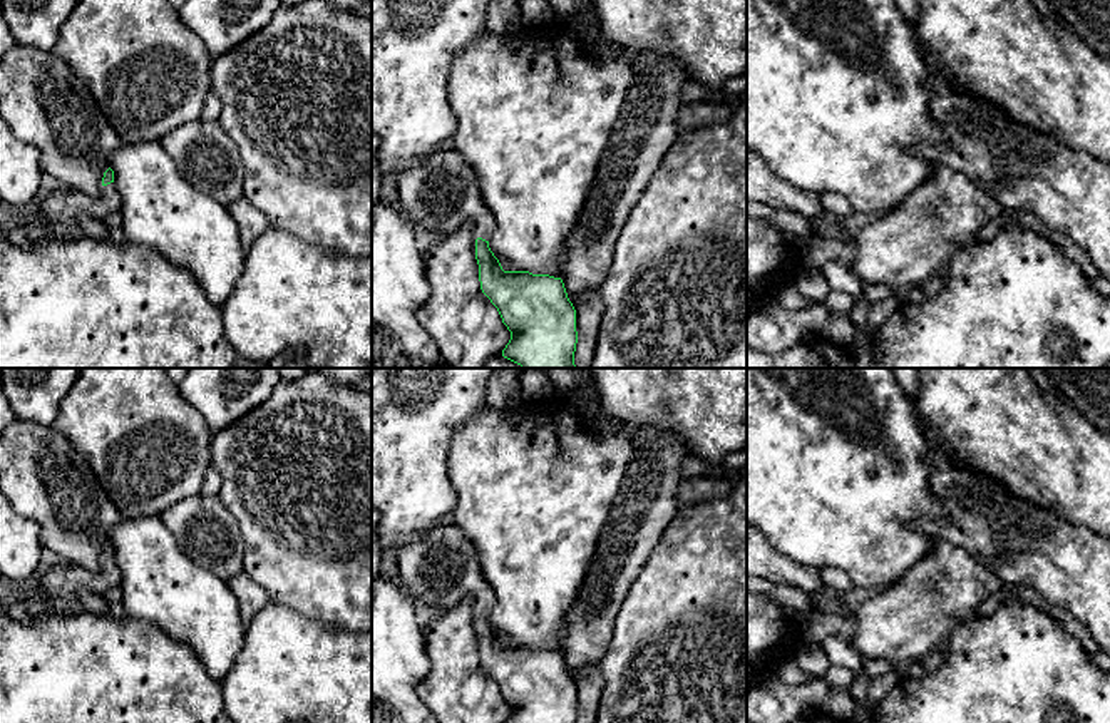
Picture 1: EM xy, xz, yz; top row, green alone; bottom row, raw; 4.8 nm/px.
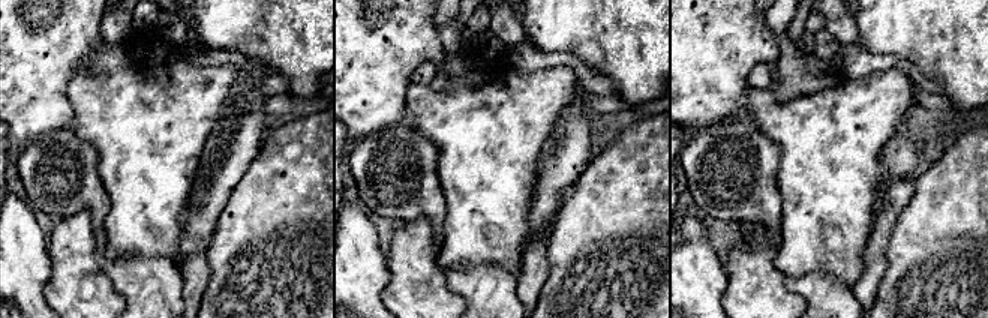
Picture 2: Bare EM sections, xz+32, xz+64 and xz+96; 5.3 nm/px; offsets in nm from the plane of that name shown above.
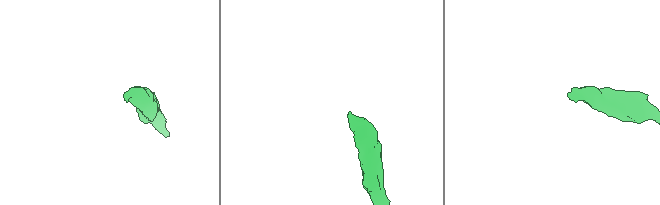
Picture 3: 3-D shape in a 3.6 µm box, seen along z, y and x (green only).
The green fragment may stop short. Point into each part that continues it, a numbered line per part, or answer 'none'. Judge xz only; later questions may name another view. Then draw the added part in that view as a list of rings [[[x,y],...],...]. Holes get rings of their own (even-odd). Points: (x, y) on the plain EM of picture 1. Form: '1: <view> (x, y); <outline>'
1: xz (439, 568); [[[450,519],[425,529],[395,552],[402,587],[415,604],[442,611],[470,599],[477,613],[491,614],[496,594],[482,574],[477,549]]]

